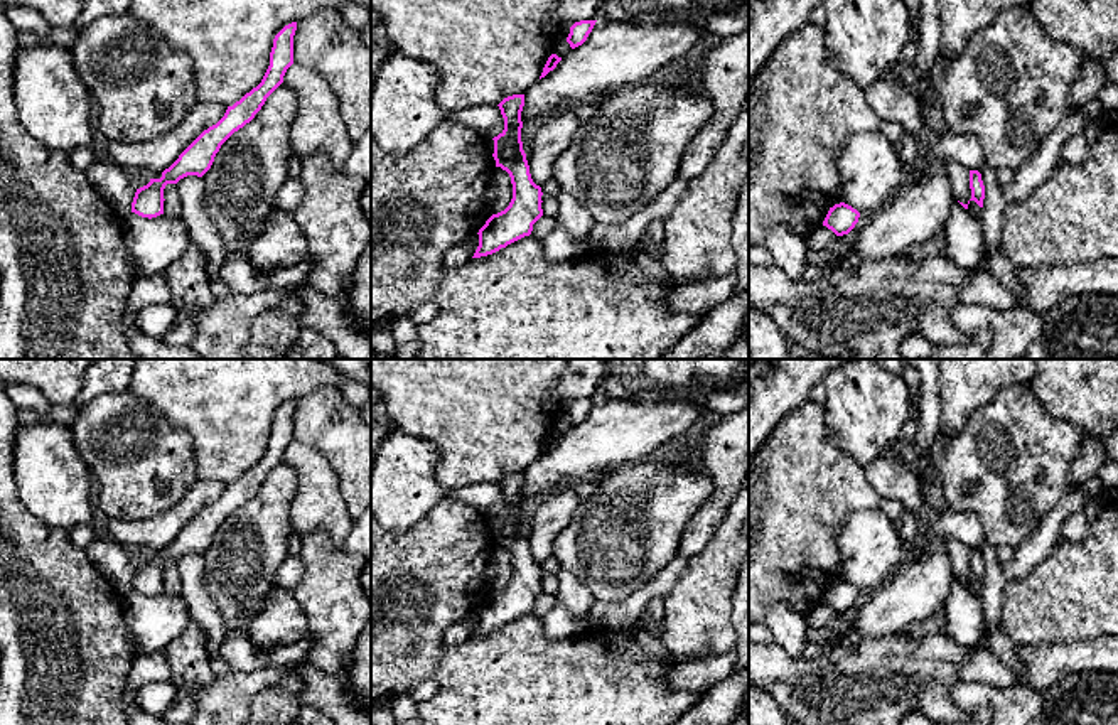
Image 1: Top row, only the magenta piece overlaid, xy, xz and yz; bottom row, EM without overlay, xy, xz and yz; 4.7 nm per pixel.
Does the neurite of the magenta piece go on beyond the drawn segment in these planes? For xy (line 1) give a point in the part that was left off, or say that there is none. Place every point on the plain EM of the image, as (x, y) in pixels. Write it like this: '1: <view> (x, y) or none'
1: none

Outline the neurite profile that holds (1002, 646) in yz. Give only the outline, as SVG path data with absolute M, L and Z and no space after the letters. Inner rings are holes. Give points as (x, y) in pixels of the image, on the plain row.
M990 629L986 632L986 642L992 647L992 652L1008 668L1013 668L1017 673L1024 671L1022 661L1017 658L1015 642L1000 629Z

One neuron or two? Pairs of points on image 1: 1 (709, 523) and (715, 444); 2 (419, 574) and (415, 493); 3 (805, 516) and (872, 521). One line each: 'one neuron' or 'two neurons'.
1: one neuron
2: two neurons
3: two neurons

